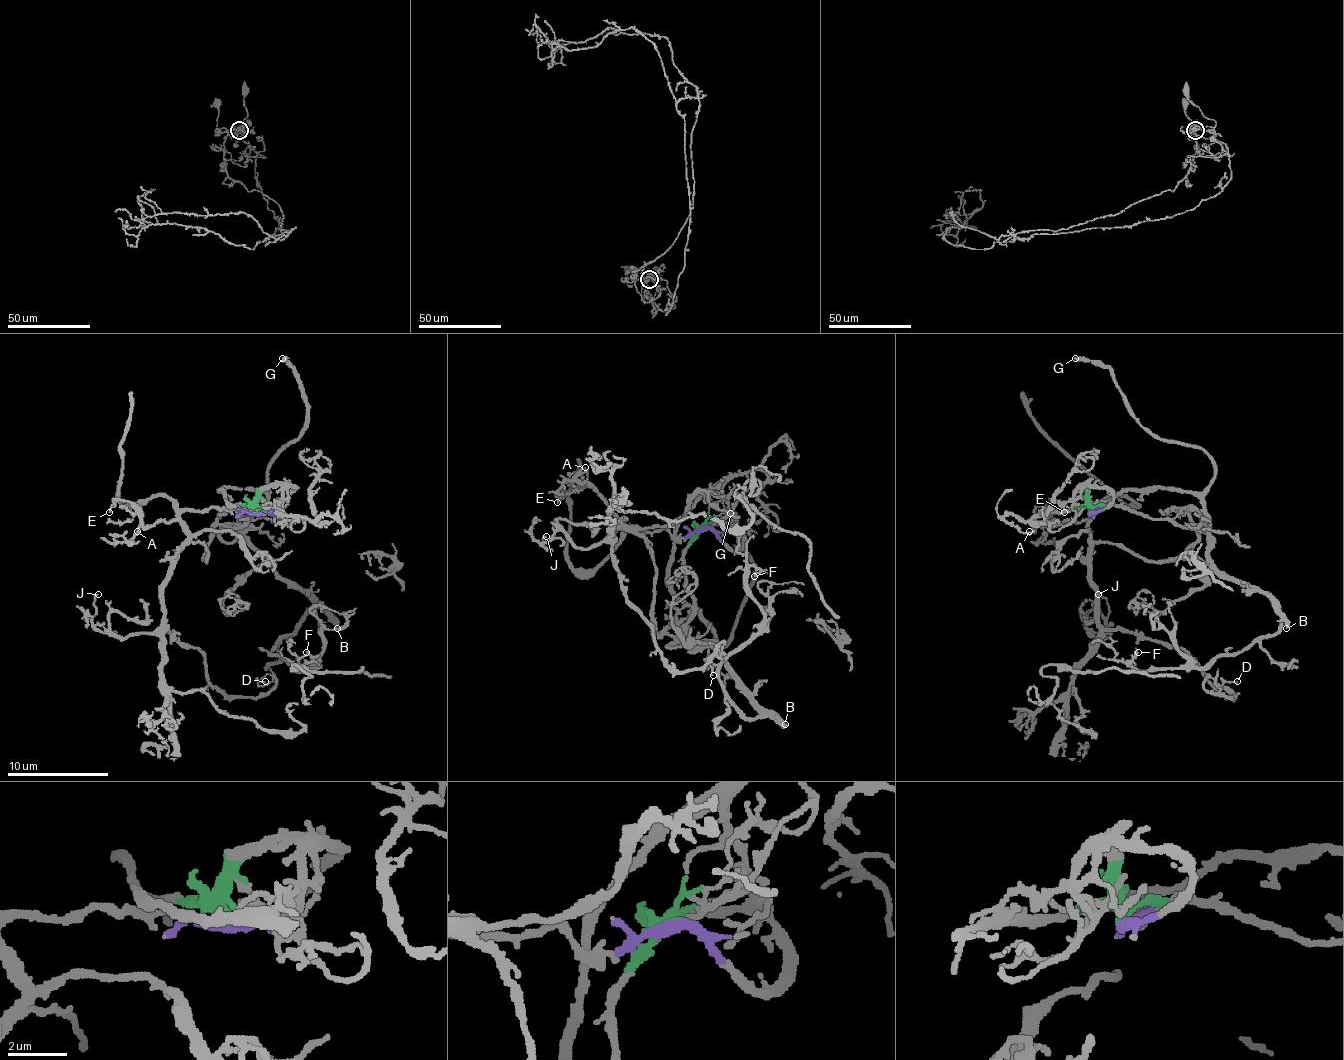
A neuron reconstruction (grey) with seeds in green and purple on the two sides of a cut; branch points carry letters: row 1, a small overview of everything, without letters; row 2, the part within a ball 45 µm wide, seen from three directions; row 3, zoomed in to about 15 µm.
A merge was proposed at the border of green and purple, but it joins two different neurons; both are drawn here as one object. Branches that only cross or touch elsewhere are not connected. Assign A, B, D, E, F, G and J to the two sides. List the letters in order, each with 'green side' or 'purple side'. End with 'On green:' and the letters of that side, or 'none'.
A: purple side
B: green side
D: purple side
E: purple side
F: green side
G: green side
J: purple side
On green: B, F, G

